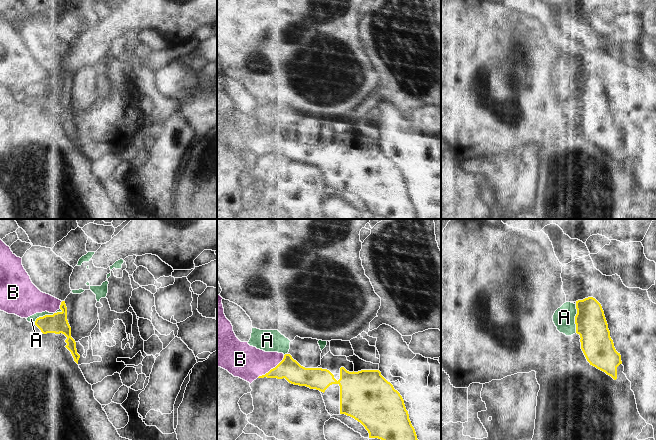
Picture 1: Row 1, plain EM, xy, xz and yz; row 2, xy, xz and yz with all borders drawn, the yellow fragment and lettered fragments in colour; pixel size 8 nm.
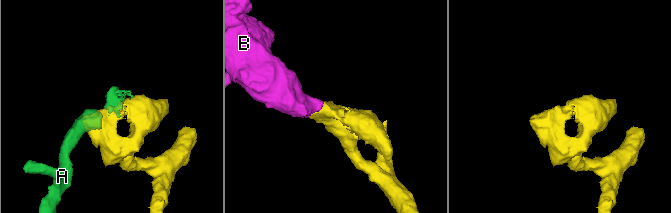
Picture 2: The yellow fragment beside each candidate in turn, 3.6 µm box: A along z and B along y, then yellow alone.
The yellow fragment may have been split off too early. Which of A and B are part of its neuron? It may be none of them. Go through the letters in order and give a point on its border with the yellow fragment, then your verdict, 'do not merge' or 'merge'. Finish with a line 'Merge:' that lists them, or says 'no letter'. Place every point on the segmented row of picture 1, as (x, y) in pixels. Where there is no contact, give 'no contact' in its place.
A: xy (47, 315) | do not merge
B: xz (271, 369) | merge
Merge: B

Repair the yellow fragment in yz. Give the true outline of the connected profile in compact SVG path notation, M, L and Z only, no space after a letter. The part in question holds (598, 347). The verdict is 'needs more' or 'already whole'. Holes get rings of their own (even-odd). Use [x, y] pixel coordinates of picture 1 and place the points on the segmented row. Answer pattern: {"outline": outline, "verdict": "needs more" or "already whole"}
{"outline": "M593 297L576 301L576 333L580 335L581 349L590 365L617 379L617 367L622 364L621 355L614 347L601 304Z", "verdict": "already whole"}

